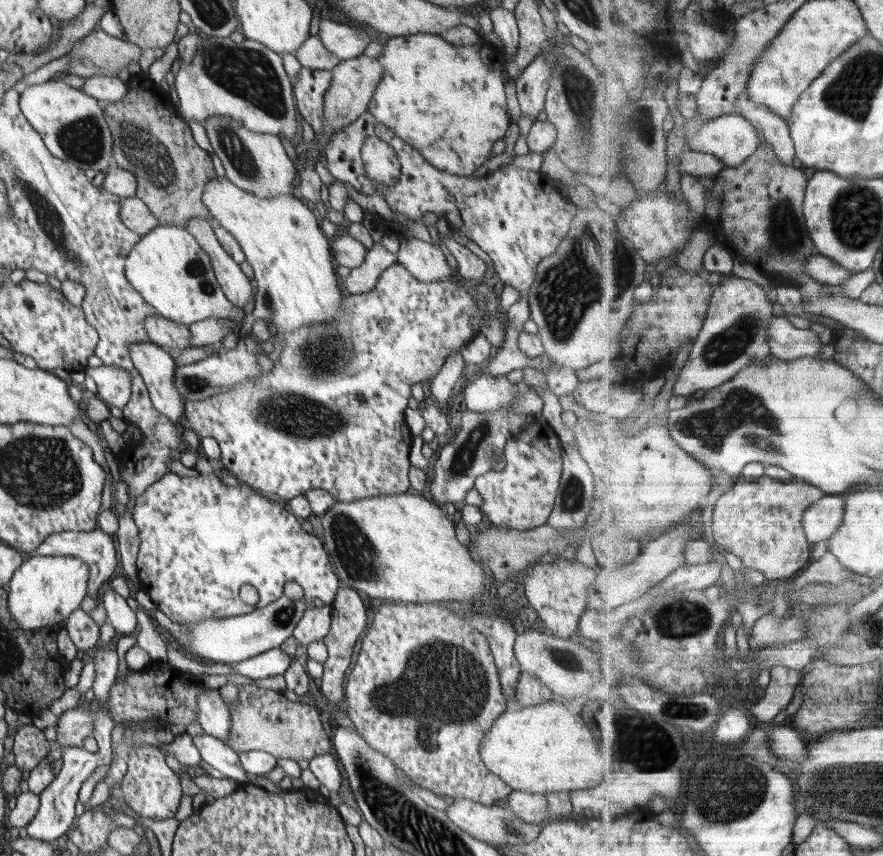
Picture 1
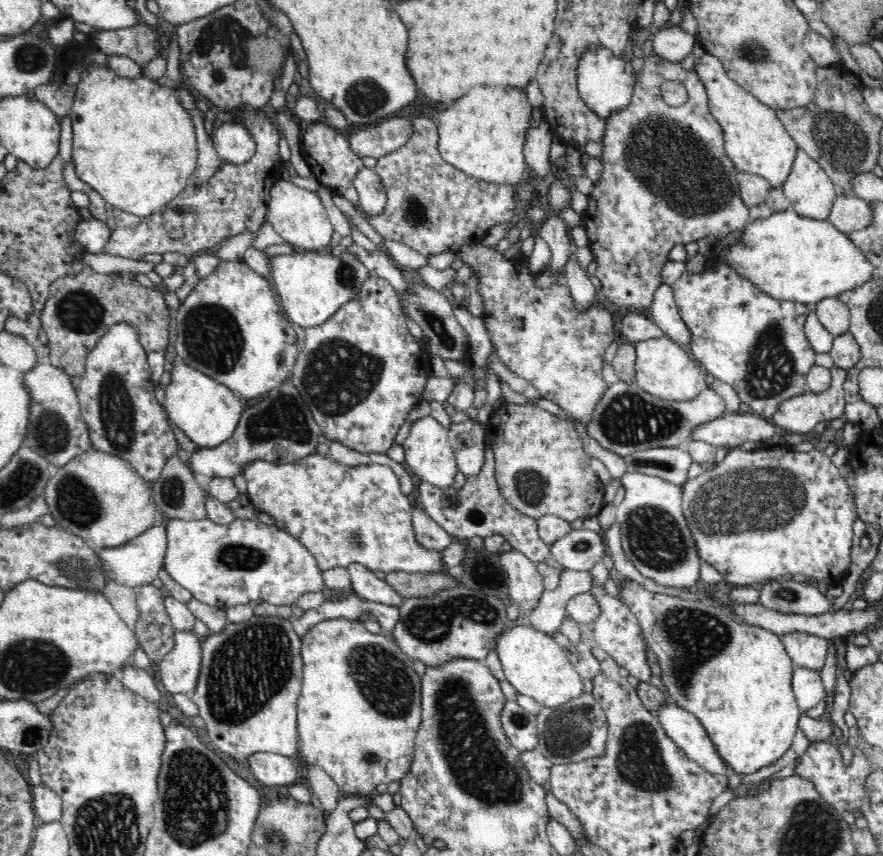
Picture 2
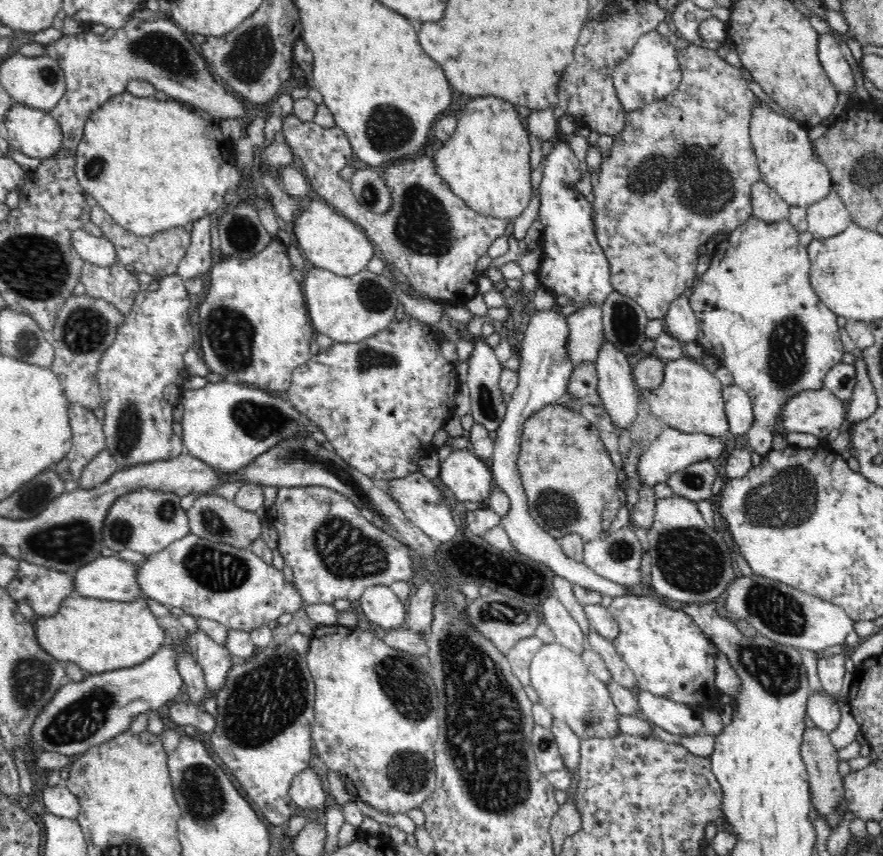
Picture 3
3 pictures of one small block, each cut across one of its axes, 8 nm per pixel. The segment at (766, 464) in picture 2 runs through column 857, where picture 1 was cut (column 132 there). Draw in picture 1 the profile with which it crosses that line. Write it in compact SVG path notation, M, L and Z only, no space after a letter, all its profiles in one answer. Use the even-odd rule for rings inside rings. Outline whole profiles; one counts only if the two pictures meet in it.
M166 473L148 485L140 495L136 495L132 510L132 519L140 538L136 560L139 588L172 622L188 624L210 617L251 613L282 597L284 584L290 580L302 586L303 598L308 603L320 598L325 605L331 605L336 591L342 585L318 535L308 534L301 528L301 520L284 504L266 499L264 494L244 481L231 486L220 481L216 474L180 476ZM244 584L256 587L259 601L255 605L246 604L240 598L240 587Z

